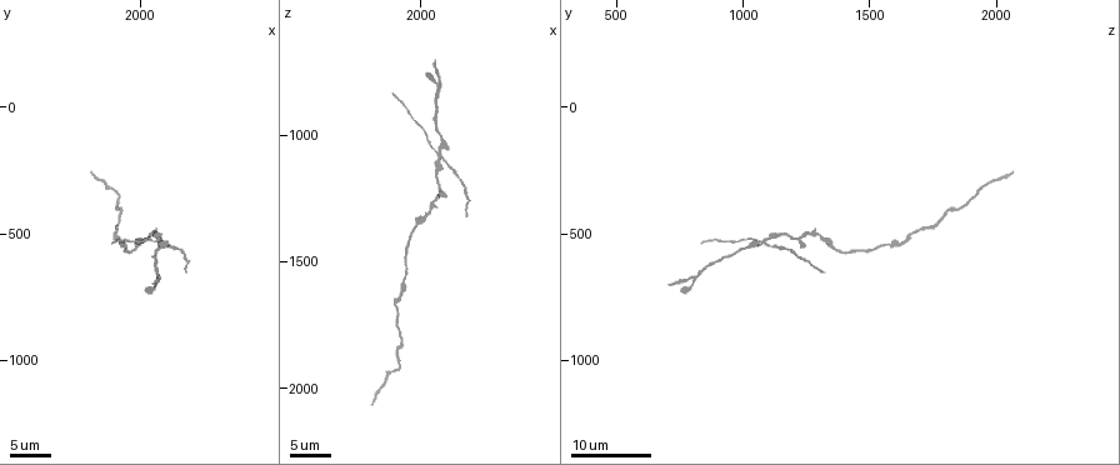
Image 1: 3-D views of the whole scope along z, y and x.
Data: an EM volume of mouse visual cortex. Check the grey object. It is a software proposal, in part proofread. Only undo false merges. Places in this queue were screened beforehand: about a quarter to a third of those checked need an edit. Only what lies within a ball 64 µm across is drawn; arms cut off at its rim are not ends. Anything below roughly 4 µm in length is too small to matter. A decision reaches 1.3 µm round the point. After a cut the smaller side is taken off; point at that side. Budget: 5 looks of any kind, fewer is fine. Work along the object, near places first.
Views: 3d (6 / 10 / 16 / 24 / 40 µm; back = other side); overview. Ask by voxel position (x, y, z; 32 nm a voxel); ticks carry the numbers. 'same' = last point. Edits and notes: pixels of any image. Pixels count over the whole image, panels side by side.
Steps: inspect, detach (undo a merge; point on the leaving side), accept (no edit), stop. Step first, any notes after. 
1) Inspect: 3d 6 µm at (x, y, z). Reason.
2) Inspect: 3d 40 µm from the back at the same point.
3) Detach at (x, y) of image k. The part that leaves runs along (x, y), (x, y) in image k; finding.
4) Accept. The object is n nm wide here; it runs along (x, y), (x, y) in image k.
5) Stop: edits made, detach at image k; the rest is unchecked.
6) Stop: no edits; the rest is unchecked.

Inspect: 3d 16 µm at (1900, 490, 1670).

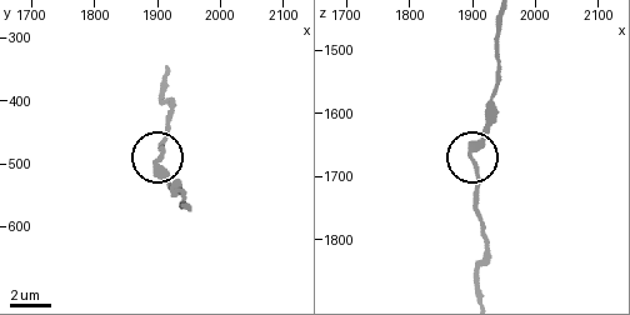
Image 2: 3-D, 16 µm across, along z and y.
Inspect: 3d 6 µm at (1900, 495, 1670).

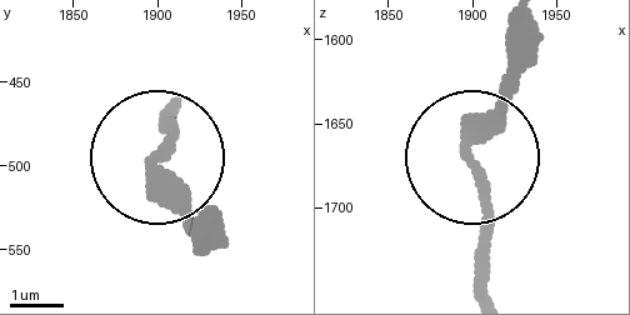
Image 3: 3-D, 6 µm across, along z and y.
Inspect: 3d 6 µm from the back at (1900, 496, 1674).

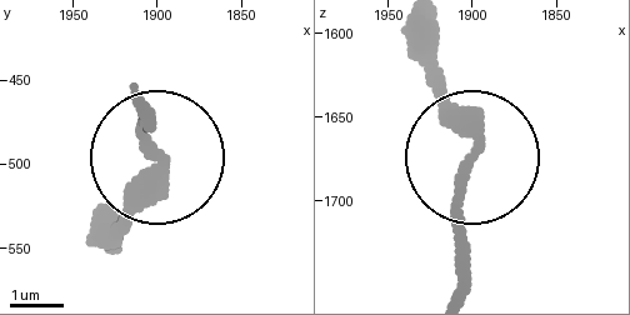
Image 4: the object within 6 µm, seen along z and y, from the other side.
Accept. It runs along (103, 241), (156, 165), (144, 120) in image 4; all the same cell.

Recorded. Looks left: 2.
Inspect: 3d 16 µm at (2060, 490, 1240). Three-way junction.

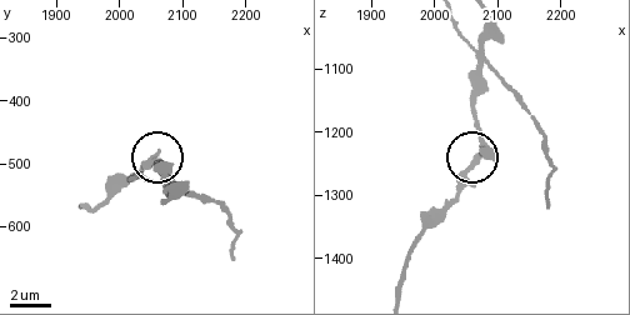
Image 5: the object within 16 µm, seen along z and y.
Inspect: 3d 6 µm at the same point.

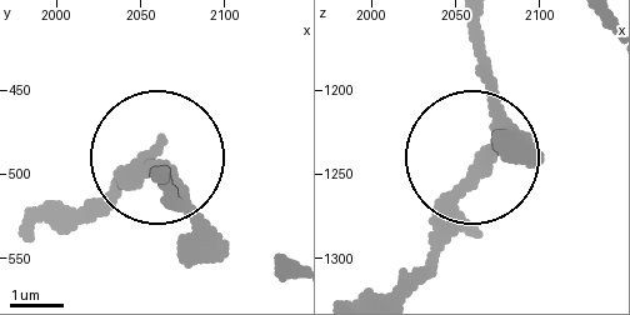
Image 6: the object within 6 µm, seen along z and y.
Accept. 3 arms meet here; it runs along (391, 291), (440, 238), (485, 130), (473, 23) in image 6; all the same cell.

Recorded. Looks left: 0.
Stop: no edits; the rest is unchecked.

